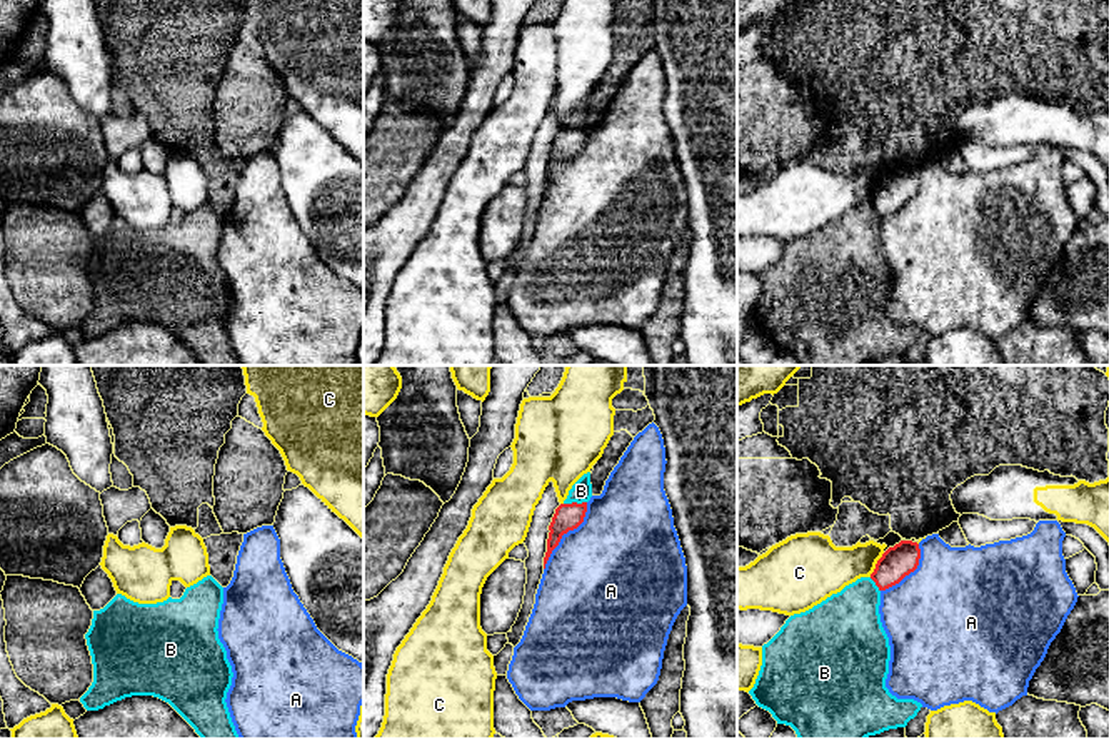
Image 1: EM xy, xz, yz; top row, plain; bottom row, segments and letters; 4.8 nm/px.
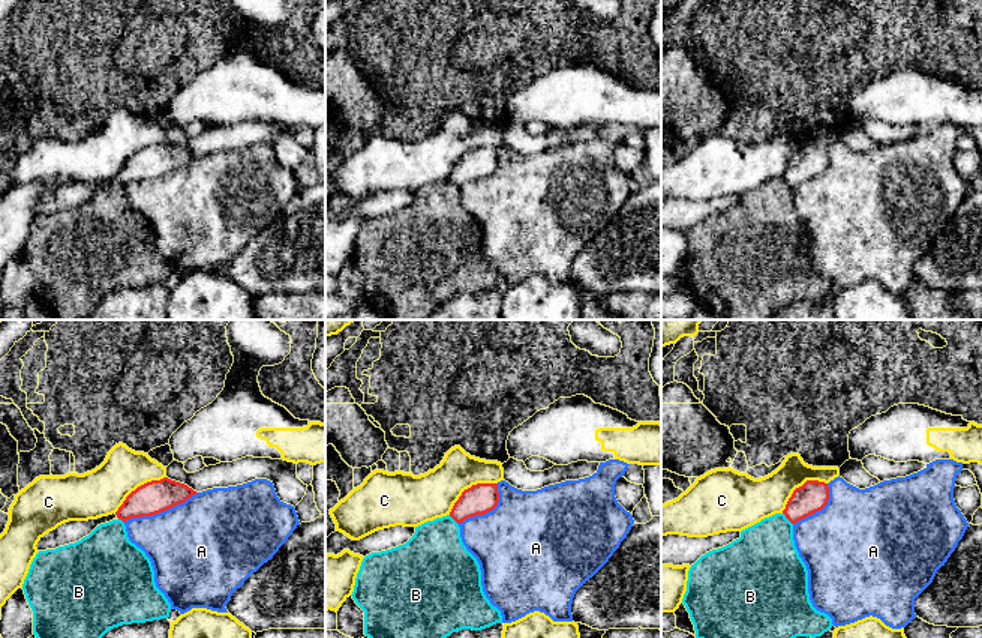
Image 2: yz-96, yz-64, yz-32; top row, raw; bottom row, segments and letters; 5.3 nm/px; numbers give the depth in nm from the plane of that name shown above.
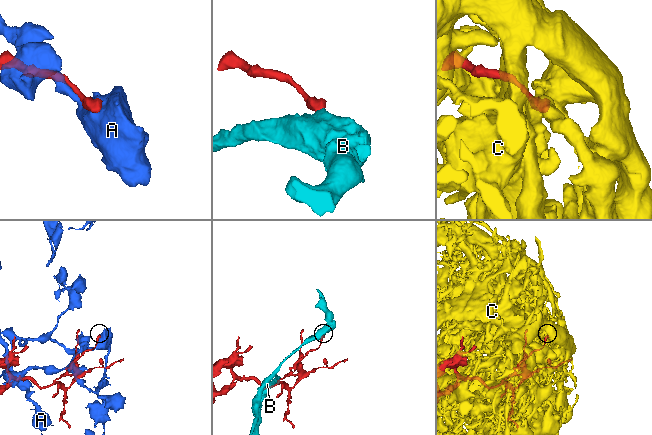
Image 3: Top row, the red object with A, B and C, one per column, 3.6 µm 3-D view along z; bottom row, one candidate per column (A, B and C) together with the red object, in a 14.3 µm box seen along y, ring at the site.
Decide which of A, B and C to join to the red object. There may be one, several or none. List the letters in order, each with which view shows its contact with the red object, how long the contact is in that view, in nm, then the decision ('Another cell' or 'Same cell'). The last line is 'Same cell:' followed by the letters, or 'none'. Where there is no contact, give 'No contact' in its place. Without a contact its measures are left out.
A: Touches red in xz. Shared border 380 nm. Another cell
B: Touches red in xz. Shared border 110 nm. Another cell
C: Touches red in yz. Shared border 140 nm. Another cell
Same cell: none

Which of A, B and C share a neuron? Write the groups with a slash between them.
A / B / C

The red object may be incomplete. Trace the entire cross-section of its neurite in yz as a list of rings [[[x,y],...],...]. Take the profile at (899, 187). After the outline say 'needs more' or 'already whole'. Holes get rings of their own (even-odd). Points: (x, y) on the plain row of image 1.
[[[901,167],[882,180],[871,200],[871,205],[876,209],[879,217],[886,217],[914,199],[919,192],[919,185],[919,170],[912,167]]]; already whole

